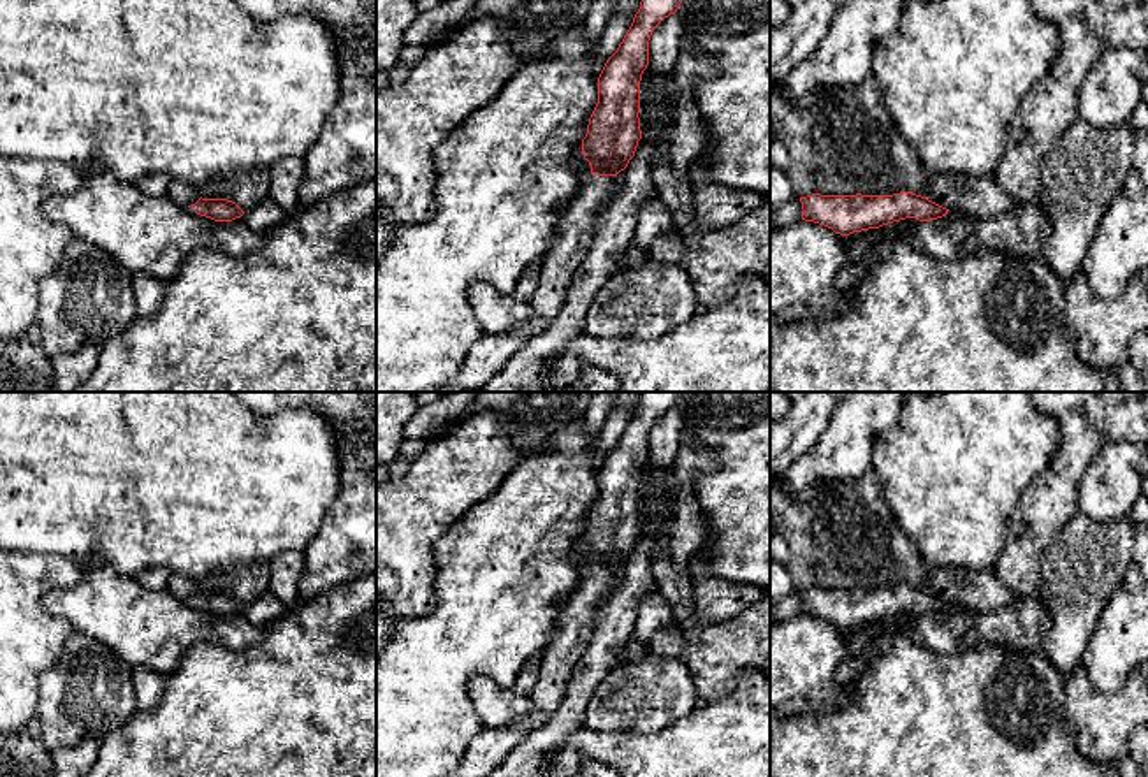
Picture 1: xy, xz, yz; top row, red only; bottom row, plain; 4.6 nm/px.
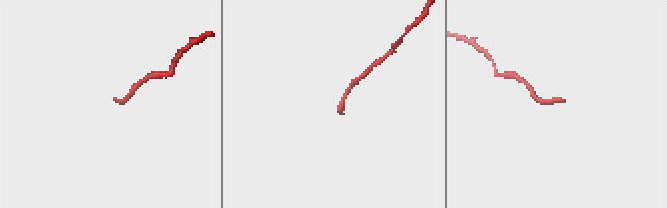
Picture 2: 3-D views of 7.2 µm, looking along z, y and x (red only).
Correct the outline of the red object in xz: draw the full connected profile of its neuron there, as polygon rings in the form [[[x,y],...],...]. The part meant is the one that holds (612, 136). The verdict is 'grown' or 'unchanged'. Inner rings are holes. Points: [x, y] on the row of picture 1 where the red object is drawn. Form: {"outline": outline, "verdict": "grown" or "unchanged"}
{"outline": [[[642,0],[629,30],[598,77],[598,104],[582,139],[591,174],[561,216],[556,237],[541,257],[538,287],[527,301],[533,316],[505,334],[482,334],[468,350],[461,373],[440,392],[476,392],[557,316],[571,278],[591,250],[596,214],[612,199],[615,176],[628,167],[642,139],[640,81],[649,65],[650,35],[680,4],[682,0]]], "verdict": "grown"}

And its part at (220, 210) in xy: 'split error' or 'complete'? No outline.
complete

